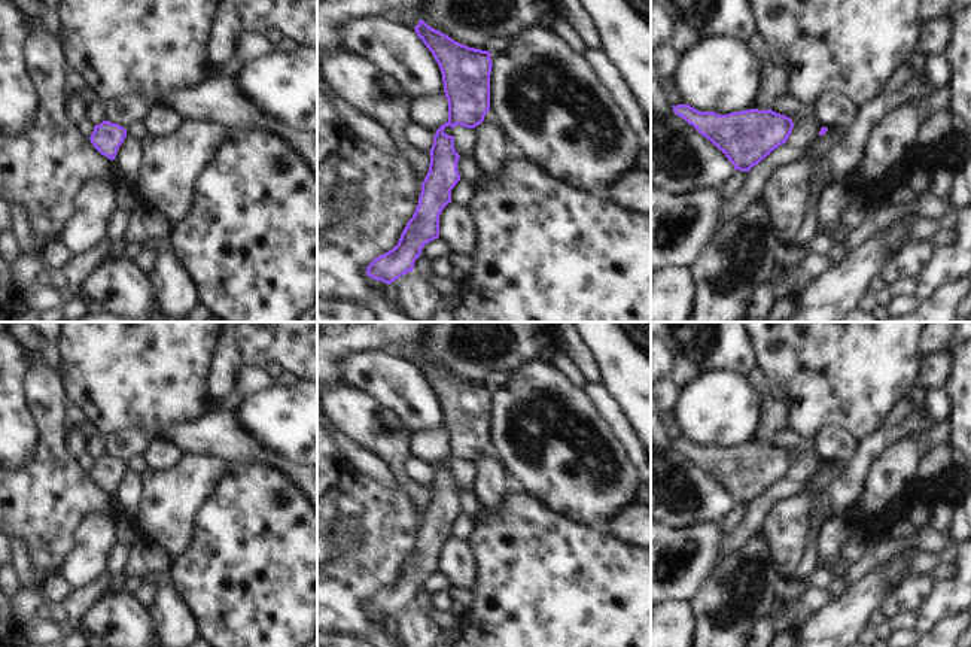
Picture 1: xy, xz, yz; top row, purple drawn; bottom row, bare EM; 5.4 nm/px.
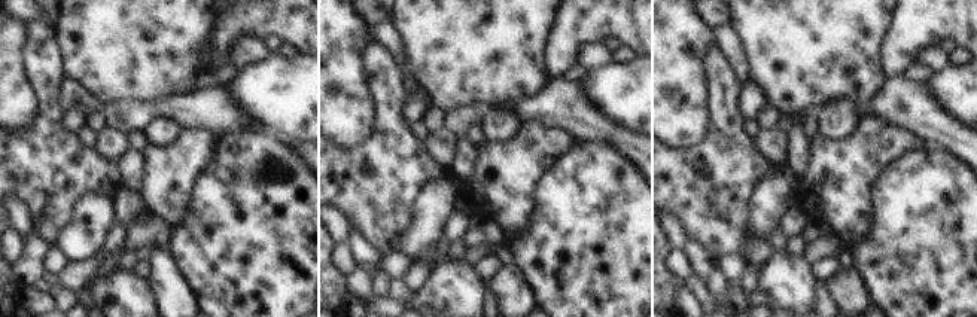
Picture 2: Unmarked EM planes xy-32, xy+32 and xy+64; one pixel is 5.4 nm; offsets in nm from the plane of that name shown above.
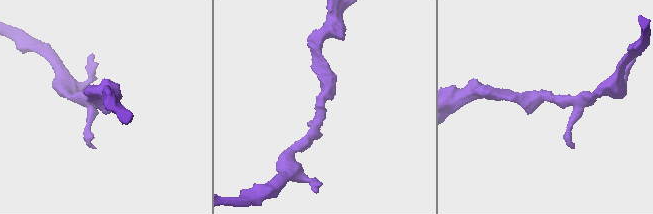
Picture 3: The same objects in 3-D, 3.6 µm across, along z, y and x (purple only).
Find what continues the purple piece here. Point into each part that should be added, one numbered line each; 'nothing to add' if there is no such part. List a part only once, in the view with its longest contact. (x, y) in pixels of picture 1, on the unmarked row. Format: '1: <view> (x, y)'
nothing to add

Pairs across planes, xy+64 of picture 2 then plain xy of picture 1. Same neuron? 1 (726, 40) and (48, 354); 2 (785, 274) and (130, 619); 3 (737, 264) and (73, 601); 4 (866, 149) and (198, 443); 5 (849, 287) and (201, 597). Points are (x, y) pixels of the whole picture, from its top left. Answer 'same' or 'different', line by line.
1: same
2: same
3: different
4: different
5: different

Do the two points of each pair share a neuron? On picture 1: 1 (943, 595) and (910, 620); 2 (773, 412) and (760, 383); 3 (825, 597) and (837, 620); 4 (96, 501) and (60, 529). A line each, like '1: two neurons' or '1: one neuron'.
1: two neurons
2: two neurons
3: two neurons
4: one neuron

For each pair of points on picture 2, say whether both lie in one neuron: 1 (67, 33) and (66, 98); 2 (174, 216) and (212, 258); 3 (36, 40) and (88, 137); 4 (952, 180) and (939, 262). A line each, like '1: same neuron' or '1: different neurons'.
1: different neurons
2: different neurons
3: different neurons
4: same neuron

